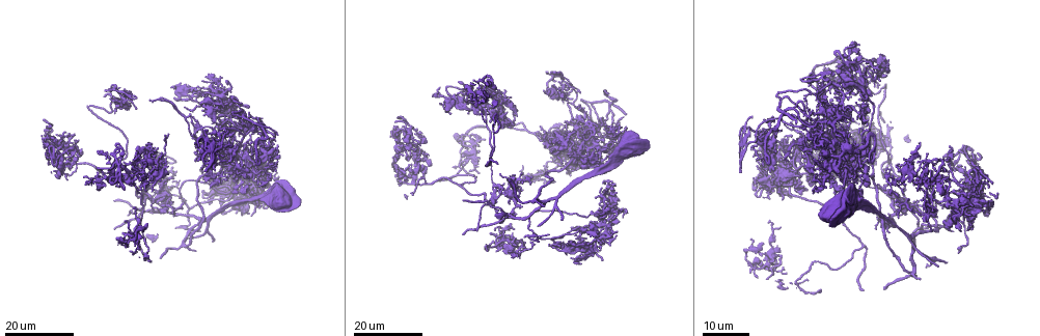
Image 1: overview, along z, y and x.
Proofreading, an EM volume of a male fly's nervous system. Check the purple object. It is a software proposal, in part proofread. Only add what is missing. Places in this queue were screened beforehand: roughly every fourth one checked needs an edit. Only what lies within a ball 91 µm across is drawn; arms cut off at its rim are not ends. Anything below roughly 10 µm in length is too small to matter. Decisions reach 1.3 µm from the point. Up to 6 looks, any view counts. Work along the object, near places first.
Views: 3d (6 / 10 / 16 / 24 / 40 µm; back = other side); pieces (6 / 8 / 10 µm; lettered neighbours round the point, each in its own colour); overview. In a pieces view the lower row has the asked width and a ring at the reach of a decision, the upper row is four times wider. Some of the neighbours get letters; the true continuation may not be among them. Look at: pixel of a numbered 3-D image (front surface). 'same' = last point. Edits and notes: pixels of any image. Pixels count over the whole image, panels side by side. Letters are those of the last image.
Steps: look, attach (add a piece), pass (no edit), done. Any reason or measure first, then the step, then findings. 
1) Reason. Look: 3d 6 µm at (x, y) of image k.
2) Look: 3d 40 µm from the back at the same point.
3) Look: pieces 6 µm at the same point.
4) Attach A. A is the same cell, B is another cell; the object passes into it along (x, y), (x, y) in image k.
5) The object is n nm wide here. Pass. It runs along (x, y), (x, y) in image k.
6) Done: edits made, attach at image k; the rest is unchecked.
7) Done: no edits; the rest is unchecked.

Free end. Look: 3d 24 µm at (880, 71) of image 1.

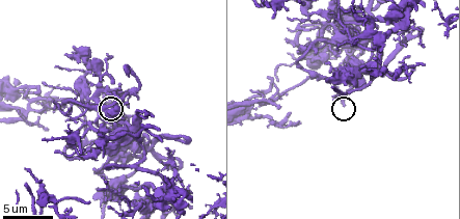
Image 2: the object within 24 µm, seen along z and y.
Look: pieces 8 µm at (343, 104) of image 2.

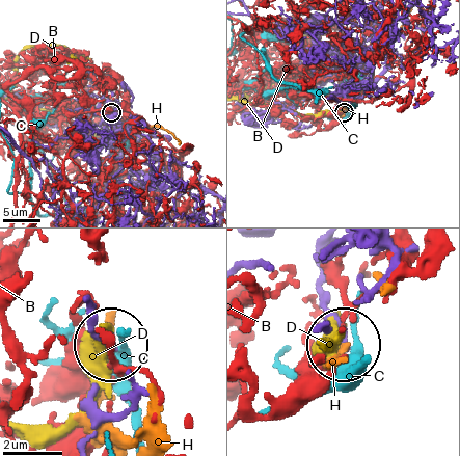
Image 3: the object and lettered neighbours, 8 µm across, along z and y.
Pass. B, C, D and H are other cells; no lettered piece goes on from it.

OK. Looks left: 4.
An open end. Look: 3d 24 µm at (117, 145) of image 1.

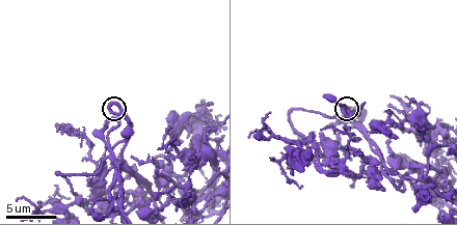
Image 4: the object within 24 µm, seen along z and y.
Look: pieces 6 µm at (111, 106) of image 4.

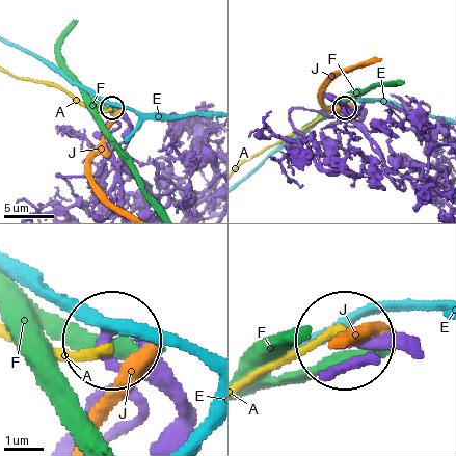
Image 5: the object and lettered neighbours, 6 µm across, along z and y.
Pass. A, E, F and J are other cells; no lettered piece goes on from it.

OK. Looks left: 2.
Free end. Look: 3d 16 µm at (157, 147) of image 1.

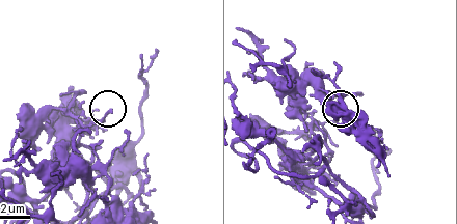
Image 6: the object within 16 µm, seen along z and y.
What lies round it. Look: pieces 6 µm at (110, 111) of image 6.

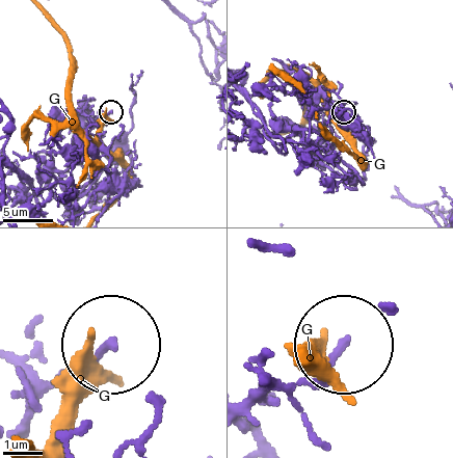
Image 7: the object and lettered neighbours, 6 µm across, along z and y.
Pass. G is another cell; it runs along (246, 406), (307, 383), (343, 350) in image 7; none of them fits.

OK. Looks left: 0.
Done: no edits; the rest is unchecked.

